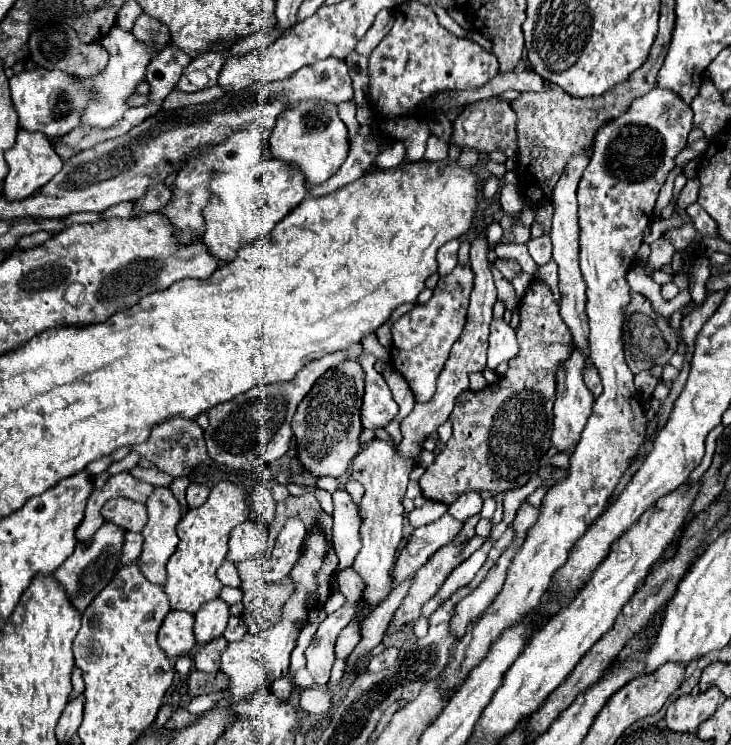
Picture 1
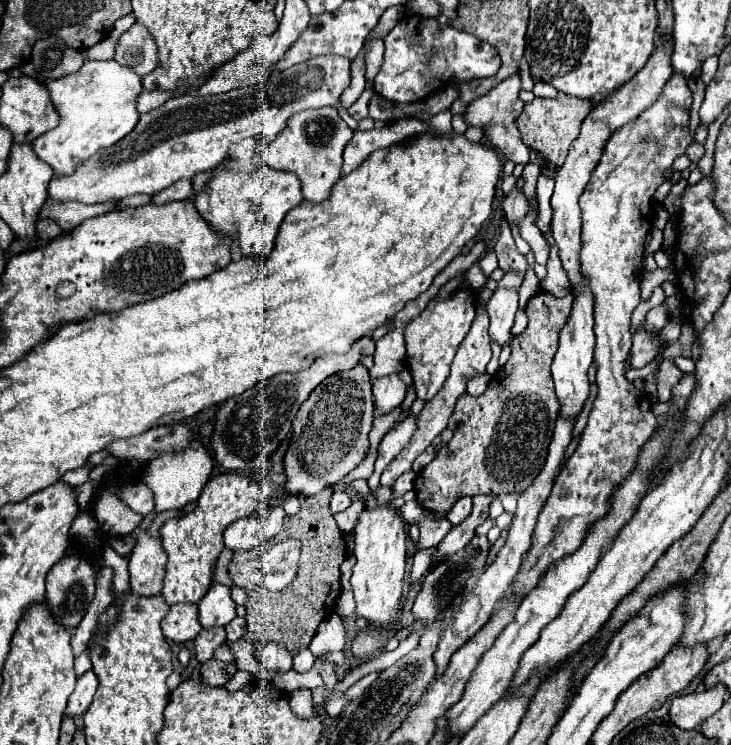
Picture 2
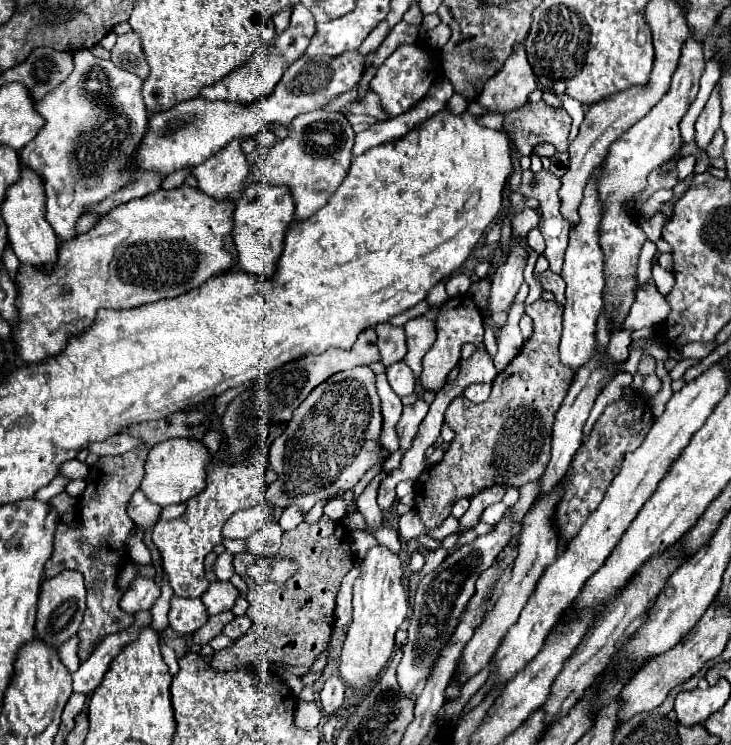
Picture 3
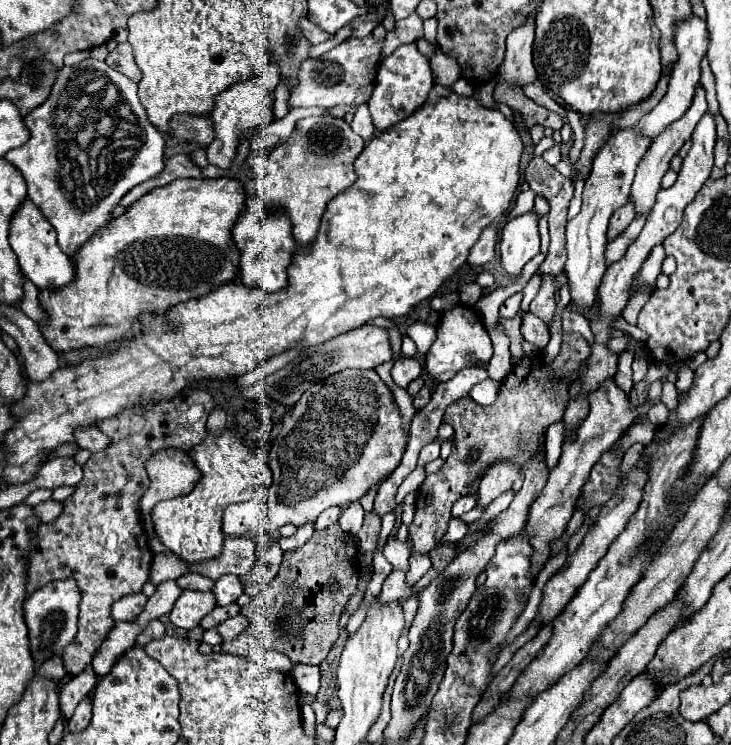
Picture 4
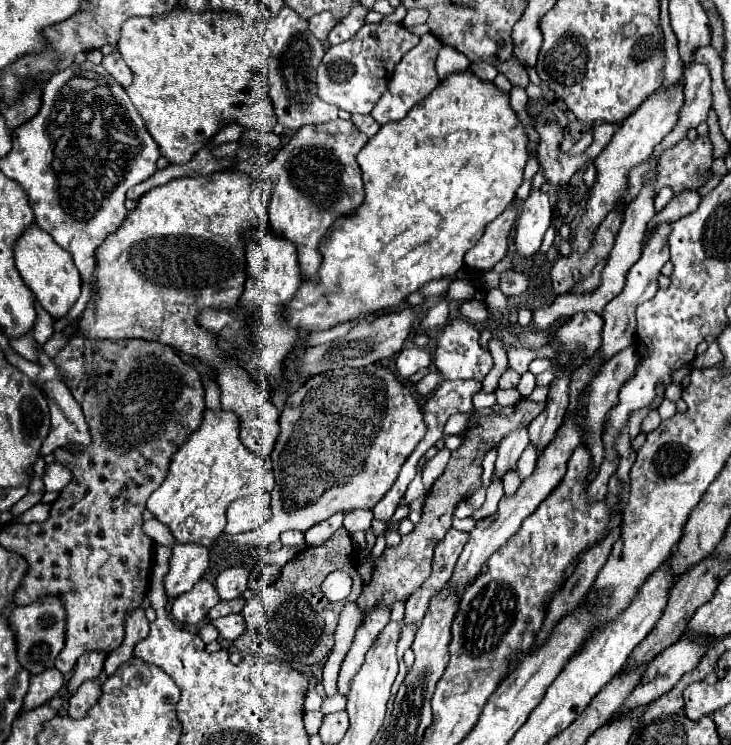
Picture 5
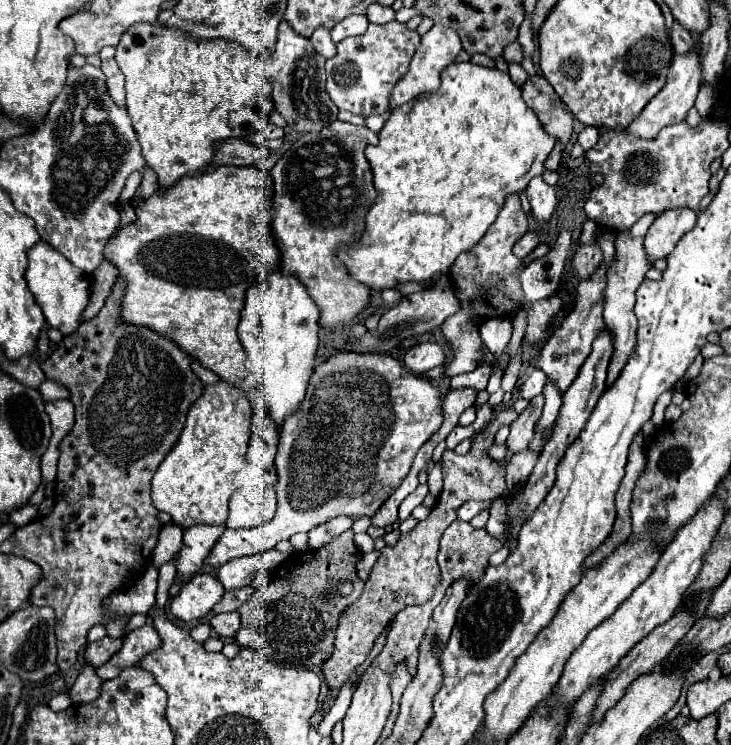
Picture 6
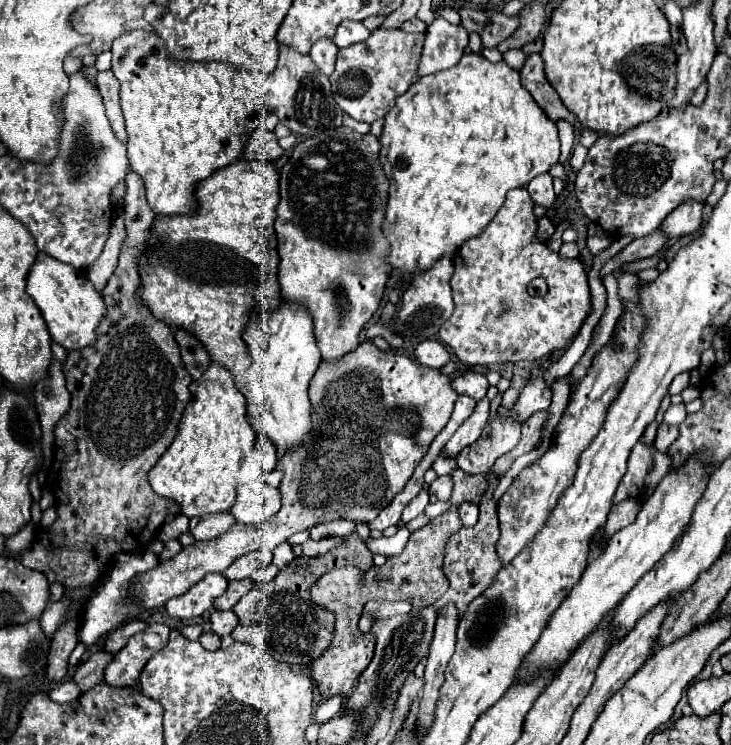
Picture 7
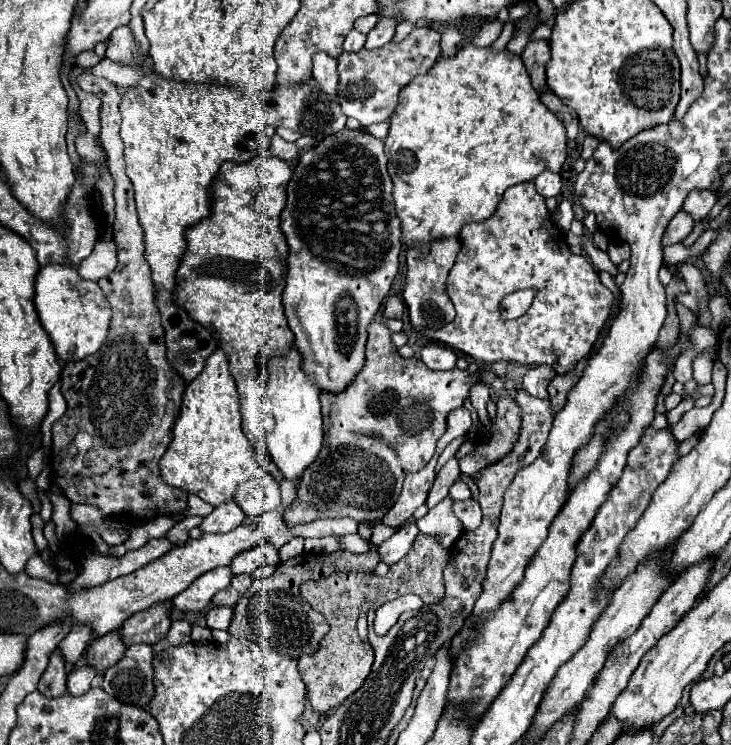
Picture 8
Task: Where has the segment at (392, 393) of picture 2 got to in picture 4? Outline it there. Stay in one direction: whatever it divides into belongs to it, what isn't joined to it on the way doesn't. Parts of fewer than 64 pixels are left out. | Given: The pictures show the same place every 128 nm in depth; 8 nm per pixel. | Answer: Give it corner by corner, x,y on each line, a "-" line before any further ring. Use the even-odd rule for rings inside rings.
398,356
394,360
394,368
392,368
392,378
398,386
406,388
414,378
418,378
422,372
422,364
418,358
408,358
408,356

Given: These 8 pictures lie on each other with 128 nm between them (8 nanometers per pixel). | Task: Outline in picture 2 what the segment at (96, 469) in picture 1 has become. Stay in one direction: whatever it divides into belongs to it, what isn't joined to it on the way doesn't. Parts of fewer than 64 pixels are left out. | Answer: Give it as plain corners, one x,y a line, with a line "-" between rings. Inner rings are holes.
84,466
84,468
78,468
78,470
74,470
74,472
66,472
66,476
62,476
62,480
60,482
66,482
68,486
80,486
80,484
84,484
86,480
88,480
88,472
90,472
90,468
88,466

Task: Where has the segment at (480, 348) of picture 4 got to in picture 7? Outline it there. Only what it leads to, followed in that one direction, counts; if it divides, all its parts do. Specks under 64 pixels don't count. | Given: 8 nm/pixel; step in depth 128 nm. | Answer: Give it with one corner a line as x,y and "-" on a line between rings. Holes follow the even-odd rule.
466,370
462,374
458,374
454,378
454,390
458,394
466,394
470,398
474,398
476,402
480,402
484,396
486,396
486,390
488,390
488,380
484,374
478,374
478,372
472,372
472,370

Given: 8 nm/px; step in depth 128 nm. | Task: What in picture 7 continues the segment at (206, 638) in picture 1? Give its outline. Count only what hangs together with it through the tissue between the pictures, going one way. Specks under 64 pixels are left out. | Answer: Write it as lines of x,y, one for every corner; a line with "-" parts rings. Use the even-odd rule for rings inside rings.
254,550
246,556
240,556
238,560
234,560
228,570
224,572
224,576
228,580
242,580
242,578
250,578
254,570
272,564
272,552
270,550

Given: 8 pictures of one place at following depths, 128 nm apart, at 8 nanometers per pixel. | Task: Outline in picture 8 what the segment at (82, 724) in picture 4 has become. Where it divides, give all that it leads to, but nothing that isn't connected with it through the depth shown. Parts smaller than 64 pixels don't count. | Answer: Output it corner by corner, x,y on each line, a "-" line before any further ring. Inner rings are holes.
120,630
108,632
98,640
92,640
86,650
86,662
98,668
98,674
104,674
106,668
114,666
126,652
126,644
120,638

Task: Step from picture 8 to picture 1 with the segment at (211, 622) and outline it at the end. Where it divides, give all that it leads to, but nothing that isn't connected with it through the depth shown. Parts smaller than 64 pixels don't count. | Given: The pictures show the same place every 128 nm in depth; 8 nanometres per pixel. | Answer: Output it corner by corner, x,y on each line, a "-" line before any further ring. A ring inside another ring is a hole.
230,616
230,622
228,622
226,630
224,630
224,638
226,638
228,642
242,640
246,632
248,632
248,630
246,630
244,620
242,620
242,618
238,618
238,616

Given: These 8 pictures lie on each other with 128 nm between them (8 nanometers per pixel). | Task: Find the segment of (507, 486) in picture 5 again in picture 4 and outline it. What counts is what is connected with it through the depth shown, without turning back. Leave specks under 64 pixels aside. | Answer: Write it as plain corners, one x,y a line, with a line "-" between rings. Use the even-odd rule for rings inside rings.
510,488
506,494
502,494
498,500
494,500
488,508
486,508
486,512
484,512
484,516
478,520
478,522
474,522
474,524
470,524
470,530
474,530
474,528
478,528
482,522
486,522
486,520
490,520
490,518
494,518
494,516
498,516
500,512
504,512
508,506
510,506
510,502
512,502
512,498
516,496
516,492

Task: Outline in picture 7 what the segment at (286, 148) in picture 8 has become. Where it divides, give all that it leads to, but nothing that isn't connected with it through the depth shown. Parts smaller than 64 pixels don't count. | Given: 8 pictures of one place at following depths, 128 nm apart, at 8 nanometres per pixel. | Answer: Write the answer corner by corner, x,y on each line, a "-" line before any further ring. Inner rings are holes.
256,129
250,135
250,140
246,142
244,158
262,160
262,162
274,162
274,160
278,160
282,154
284,154
284,148
278,144
278,138
273,132

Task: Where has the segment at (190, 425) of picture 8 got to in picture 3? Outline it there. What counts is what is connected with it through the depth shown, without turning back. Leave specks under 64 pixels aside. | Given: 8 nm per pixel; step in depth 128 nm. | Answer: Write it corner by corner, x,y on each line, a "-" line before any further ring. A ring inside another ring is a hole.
210,458
206,470
206,488
202,494
196,494
188,500
186,512
174,520
158,520
152,530
152,540
162,554
162,566
168,574
174,596
198,598
202,596
210,582
204,576
204,558
222,542
224,522
238,510
256,506
264,500
266,486
275,481
278,475
270,469
264,474
264,468
252,462
222,462
220,458

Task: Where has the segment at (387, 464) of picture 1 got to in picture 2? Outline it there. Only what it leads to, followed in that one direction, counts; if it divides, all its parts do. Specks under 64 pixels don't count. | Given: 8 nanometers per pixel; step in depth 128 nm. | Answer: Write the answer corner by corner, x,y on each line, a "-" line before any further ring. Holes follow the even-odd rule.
378,488
374,498
380,502
380,506
392,502
392,508
378,508
370,510
366,508
360,514
360,520
354,530
354,556
356,564
352,570
352,590
356,600
356,612
362,618
368,618
368,628
362,634
356,634
350,642
350,652
360,658
362,662
370,660
374,654
382,652
386,646
386,634
388,628
398,620
398,610
402,602
402,582
406,574
406,528
400,518
400,506
404,504
402,498
394,498
392,488

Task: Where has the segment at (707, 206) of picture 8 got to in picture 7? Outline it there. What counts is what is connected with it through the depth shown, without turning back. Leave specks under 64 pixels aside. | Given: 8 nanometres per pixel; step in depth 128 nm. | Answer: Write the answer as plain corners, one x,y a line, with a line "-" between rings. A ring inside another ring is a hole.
686,200
686,204
682,204
682,208
676,208
664,222
662,222
662,230
668,236
680,236
680,234
692,234
700,228
702,224
702,210
704,204
698,204
696,200

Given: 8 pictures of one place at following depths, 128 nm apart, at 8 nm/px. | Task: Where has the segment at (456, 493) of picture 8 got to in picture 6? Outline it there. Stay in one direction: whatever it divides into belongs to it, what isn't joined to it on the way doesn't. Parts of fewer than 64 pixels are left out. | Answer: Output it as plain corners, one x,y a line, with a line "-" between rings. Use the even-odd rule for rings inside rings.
434,466
432,472
428,474
428,488
430,488
430,494
434,498
440,496
440,492
442,492
442,472
440,472
440,466

